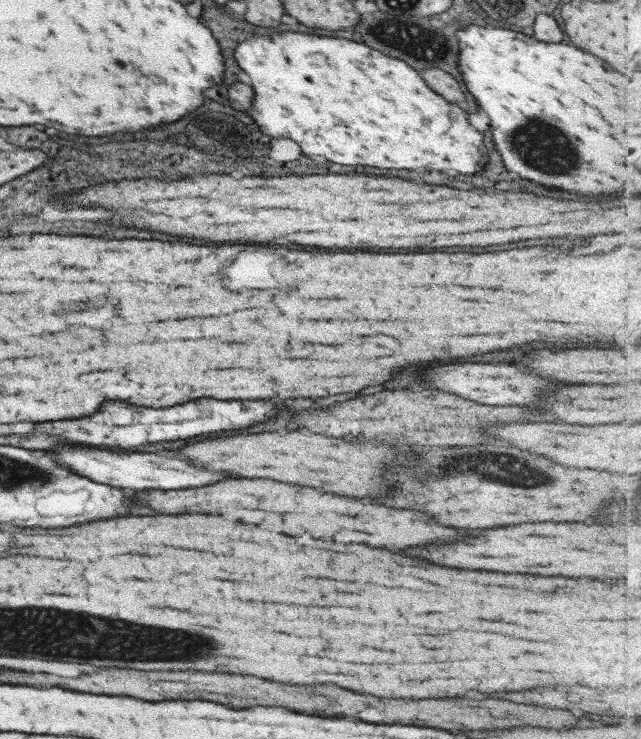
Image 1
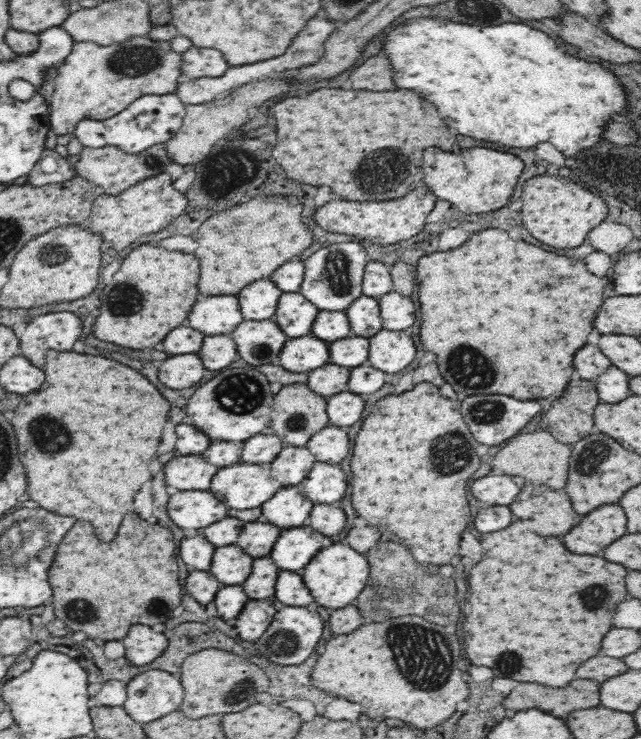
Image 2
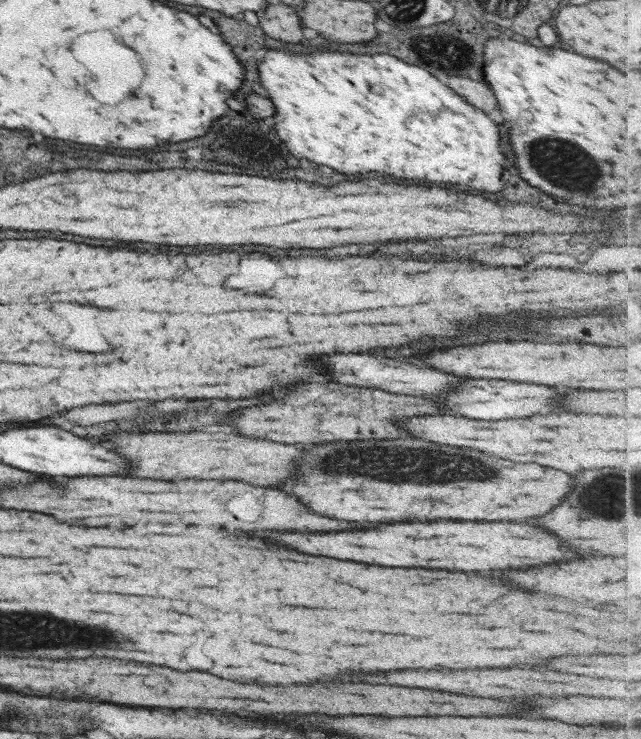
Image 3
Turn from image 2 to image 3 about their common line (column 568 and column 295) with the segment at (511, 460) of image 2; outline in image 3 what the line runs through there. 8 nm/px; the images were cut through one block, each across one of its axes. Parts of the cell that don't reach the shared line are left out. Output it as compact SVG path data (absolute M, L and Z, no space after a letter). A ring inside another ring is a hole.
M115 430L108 437L112 449L127 458L132 468L128 476L176 480L176 478L204 478L204 480L244 480L256 486L278 486L294 472L294 460L300 458L296 446L286 446L268 440L252 440L243 434L208 434L208 432L146 432L134 434Z

